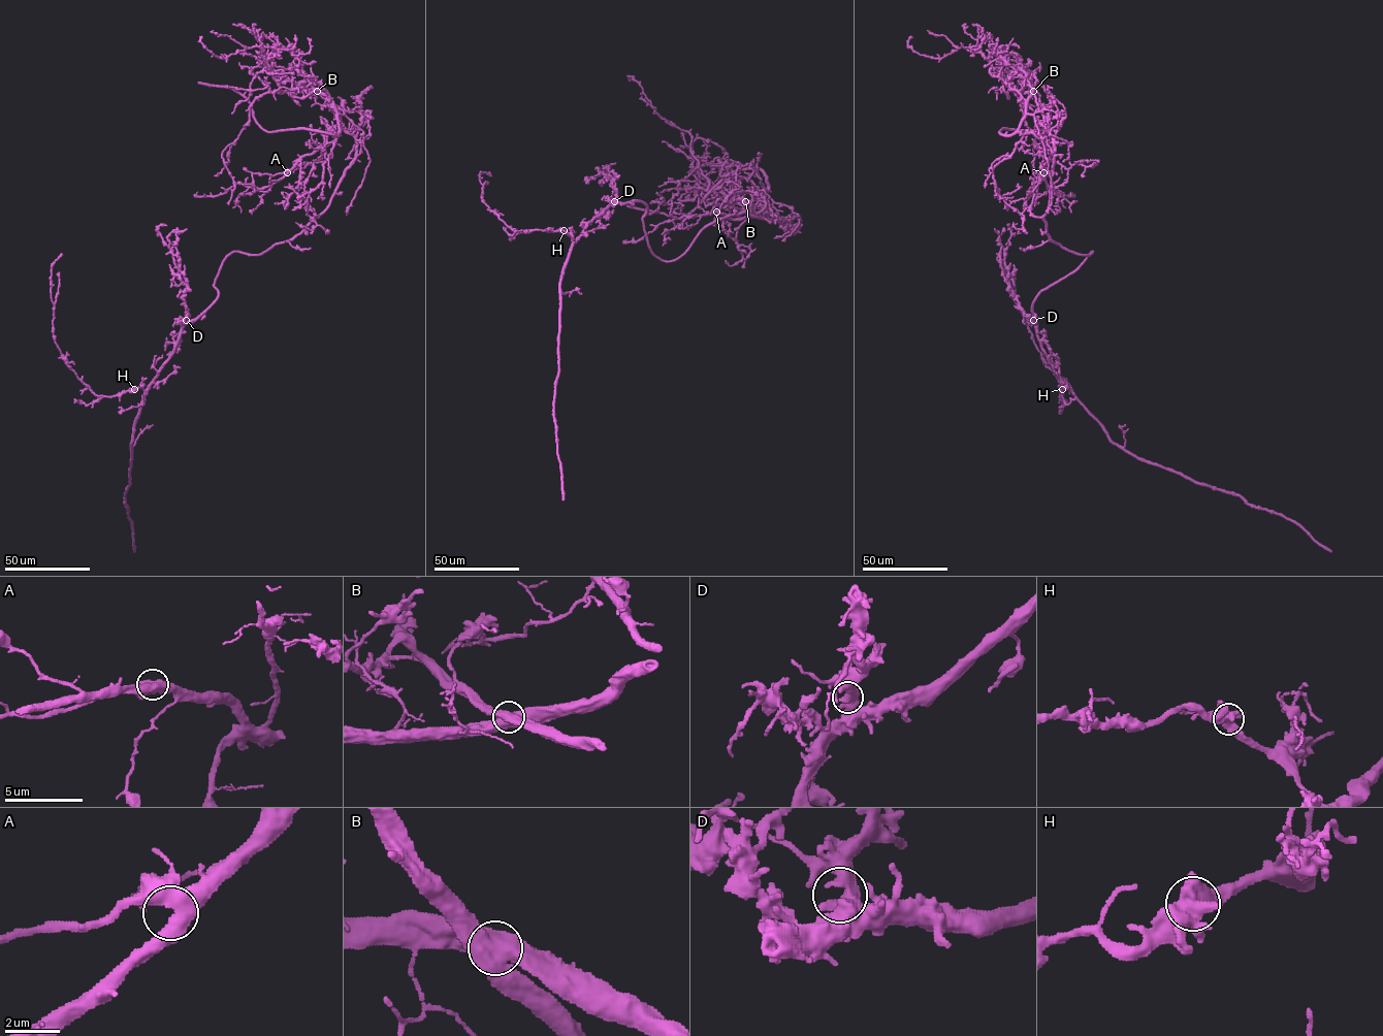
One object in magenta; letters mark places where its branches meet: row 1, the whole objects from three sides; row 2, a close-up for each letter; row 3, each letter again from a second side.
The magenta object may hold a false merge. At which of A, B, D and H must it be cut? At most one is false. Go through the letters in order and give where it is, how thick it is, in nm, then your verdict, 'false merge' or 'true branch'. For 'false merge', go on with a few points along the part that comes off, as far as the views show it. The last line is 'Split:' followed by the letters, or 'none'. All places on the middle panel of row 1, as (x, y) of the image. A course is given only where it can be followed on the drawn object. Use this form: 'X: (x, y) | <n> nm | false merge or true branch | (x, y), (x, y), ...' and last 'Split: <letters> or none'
A: (716, 212) | 480 nm | true branch
B: (745, 201) | 650 nm | false merge | (745, 201), (768, 187), (765, 206), (753, 215), (682, 216), (660, 223), (635, 241), (625, 239)
D: (614, 201) | 480 nm | true branch
H: (564, 230) | 600 nm | true branch
Split: B

